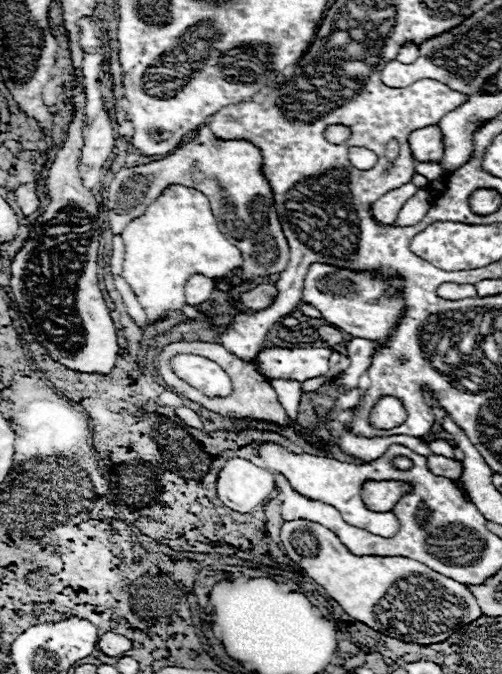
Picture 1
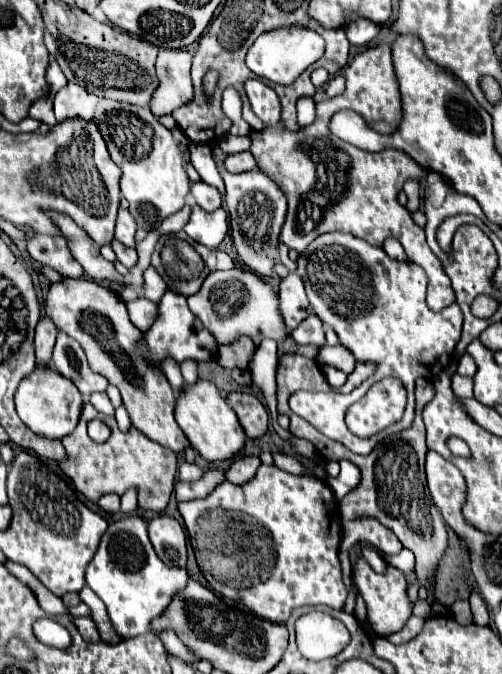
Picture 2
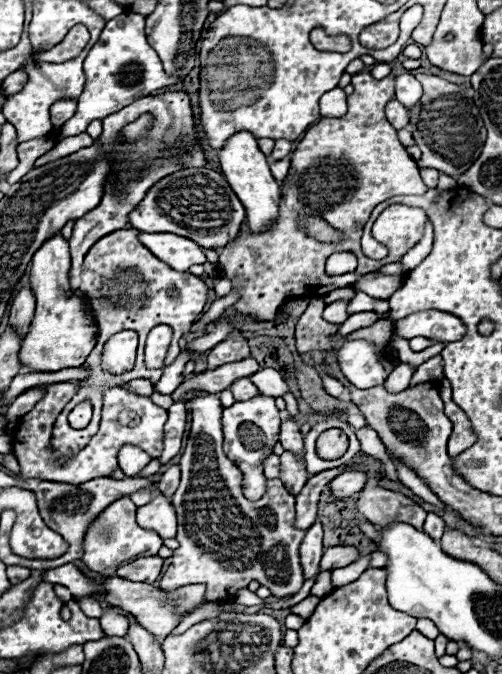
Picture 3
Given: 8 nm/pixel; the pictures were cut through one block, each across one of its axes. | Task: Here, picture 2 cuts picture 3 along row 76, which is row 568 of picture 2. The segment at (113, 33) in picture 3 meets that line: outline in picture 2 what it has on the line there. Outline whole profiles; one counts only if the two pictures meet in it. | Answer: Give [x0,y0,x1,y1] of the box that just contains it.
[86,516,188,638]

